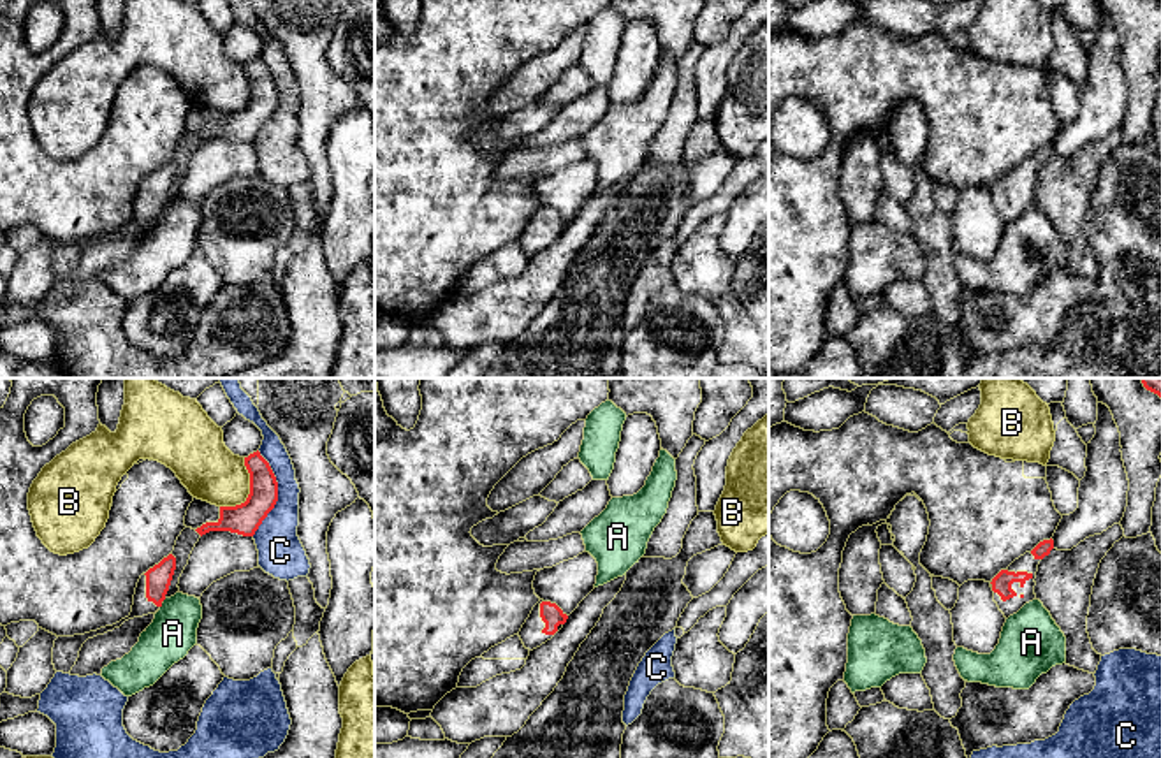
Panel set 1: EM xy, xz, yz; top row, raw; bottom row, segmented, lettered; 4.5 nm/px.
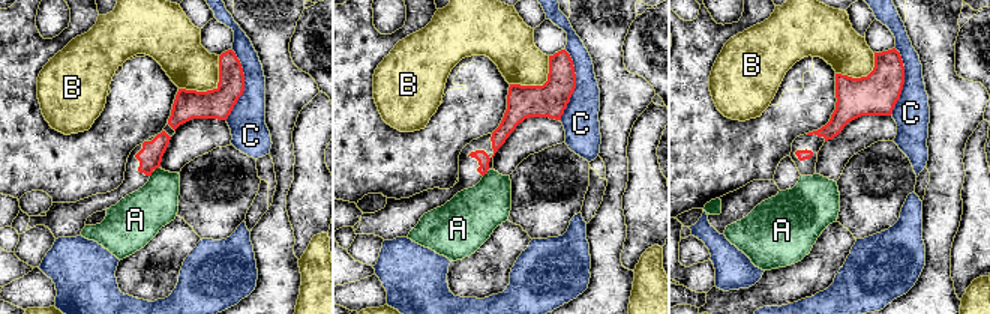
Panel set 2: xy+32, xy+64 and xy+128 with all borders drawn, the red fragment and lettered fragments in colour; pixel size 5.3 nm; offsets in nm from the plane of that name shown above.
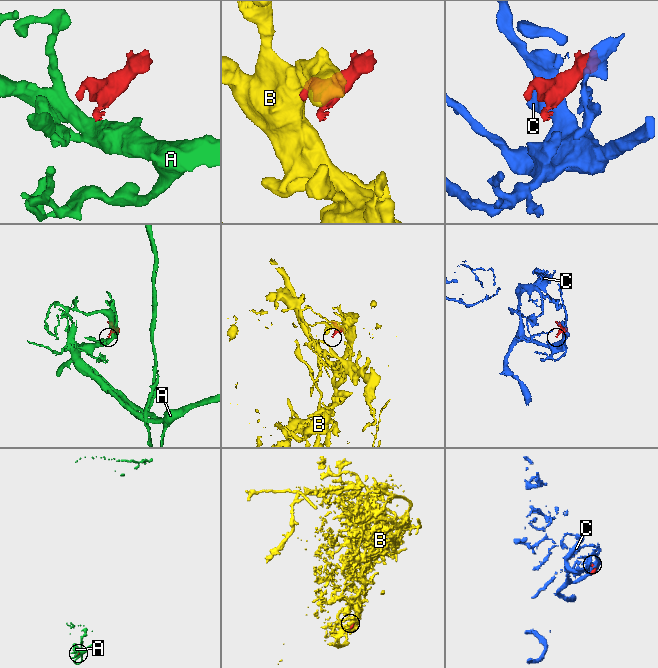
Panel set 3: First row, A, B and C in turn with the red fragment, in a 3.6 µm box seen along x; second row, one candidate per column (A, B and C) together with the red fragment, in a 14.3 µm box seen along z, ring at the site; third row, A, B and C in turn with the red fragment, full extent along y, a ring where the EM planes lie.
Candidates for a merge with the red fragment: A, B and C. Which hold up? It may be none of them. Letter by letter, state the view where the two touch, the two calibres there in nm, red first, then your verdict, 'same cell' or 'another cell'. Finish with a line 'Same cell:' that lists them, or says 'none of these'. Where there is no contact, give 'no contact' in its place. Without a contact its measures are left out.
A: no contact | another cell
B: xy | 140/260 nm | another cell
C: xy | 140/200 nm | another cell
Same cell: none of these

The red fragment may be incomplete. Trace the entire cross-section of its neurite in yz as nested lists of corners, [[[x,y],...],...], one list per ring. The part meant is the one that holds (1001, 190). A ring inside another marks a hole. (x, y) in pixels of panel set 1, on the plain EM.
[[[1043,146],[992,185],[994,208],[1006,225],[1017,220],[1026,209],[1036,206],[1034,185],[1038,171],[1052,155],[1054,146]]]

